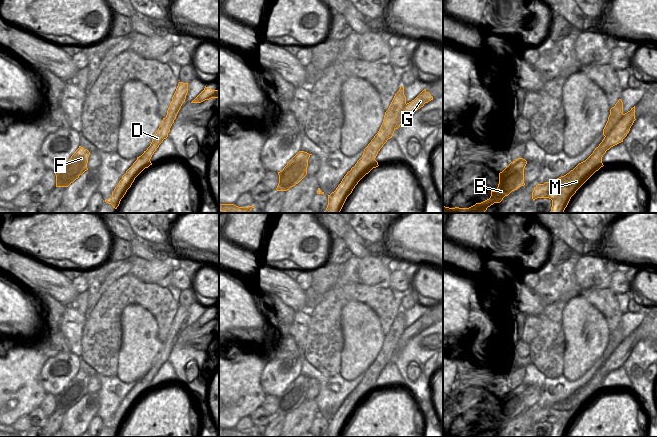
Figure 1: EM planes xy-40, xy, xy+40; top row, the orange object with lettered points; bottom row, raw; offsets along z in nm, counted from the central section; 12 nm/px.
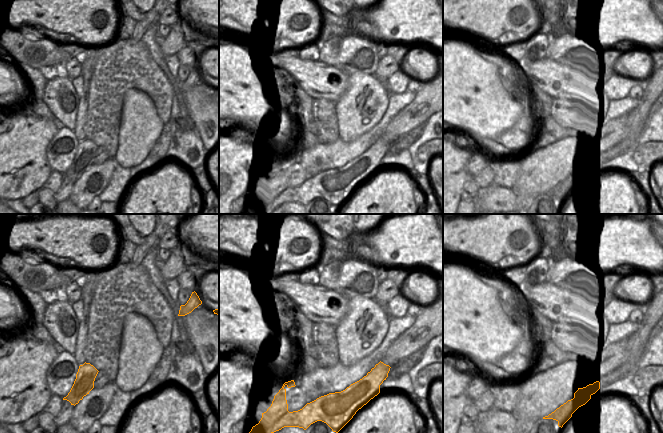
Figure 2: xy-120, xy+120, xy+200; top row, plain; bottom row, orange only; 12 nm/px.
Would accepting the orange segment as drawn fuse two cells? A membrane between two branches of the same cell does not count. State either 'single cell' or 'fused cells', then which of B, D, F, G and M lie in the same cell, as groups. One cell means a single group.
fused cells; B F G M / D

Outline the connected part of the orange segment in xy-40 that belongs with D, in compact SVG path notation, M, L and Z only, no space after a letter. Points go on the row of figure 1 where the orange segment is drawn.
M179 82L172 97L170 106L167 110L167 115L165 118L163 118L160 127L155 132L150 146L147 148L146 151L144 151L142 158L137 159L136 164L128 171L127 175L119 181L118 185L112 192L112 196L109 199L105 200L105 202L111 204L113 208L117 209L121 199L124 197L127 190L129 189L126 186L126 183L133 183L135 178L139 175L139 173L137 172L137 168L143 164L145 165L145 168L148 168L150 165L152 165L150 159L159 145L163 142L163 140L168 137L170 128L174 123L174 120L176 119L176 116L182 104L185 102L187 93L188 83Z

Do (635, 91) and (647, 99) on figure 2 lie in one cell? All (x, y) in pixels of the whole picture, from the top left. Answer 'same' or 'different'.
different

